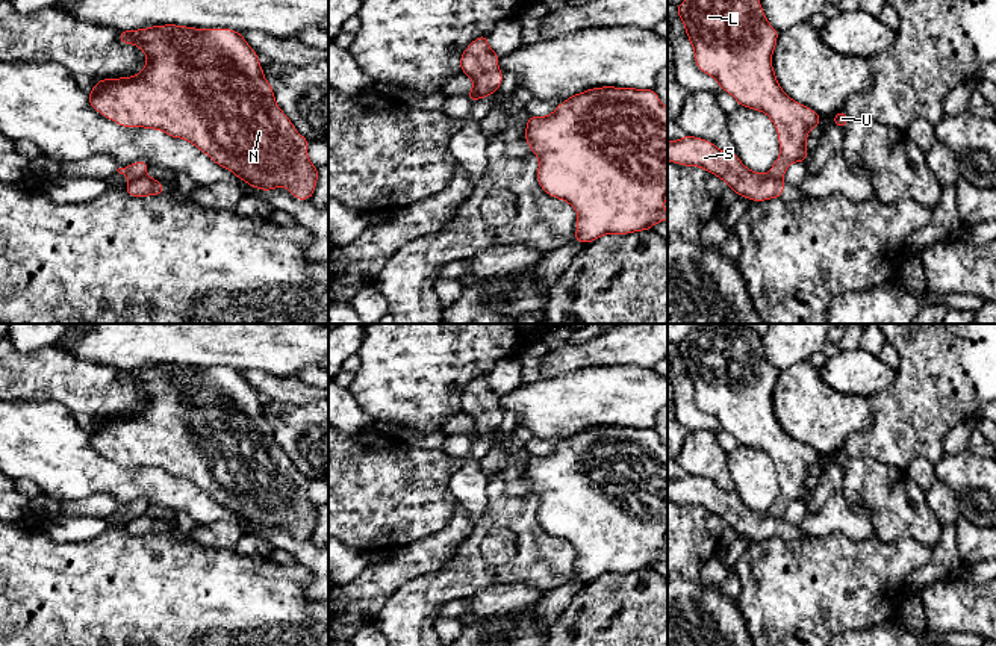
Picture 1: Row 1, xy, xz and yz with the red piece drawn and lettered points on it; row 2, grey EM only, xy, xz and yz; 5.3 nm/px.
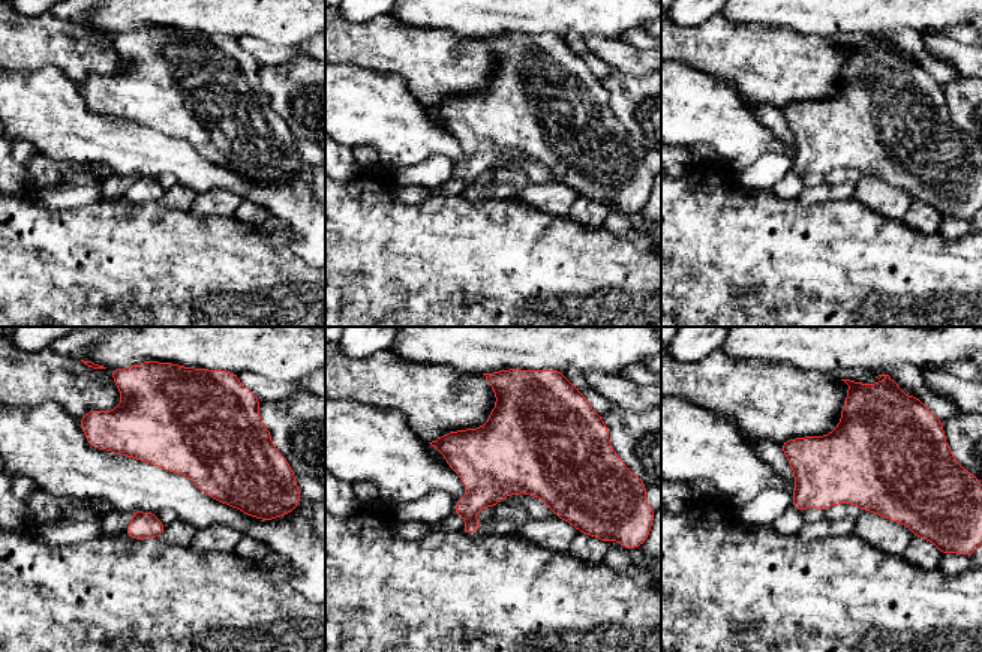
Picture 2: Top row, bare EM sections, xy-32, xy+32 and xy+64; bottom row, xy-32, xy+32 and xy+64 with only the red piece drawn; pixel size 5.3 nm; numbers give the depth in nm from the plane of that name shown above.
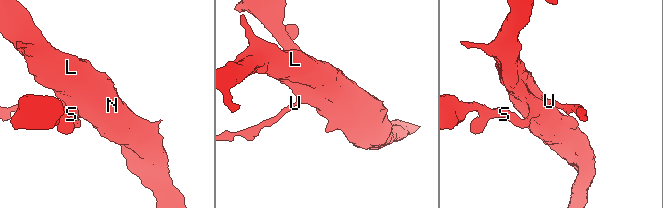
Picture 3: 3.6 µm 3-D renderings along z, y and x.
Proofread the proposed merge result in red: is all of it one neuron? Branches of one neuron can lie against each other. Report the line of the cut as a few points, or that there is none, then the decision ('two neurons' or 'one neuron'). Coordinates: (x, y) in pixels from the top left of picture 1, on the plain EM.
yz (766, 513), (781, 518) | two neurons

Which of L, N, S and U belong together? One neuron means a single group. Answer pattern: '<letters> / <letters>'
L N U / S

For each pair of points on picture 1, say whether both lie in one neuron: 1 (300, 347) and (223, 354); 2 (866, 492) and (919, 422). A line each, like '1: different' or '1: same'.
1: same
2: different

